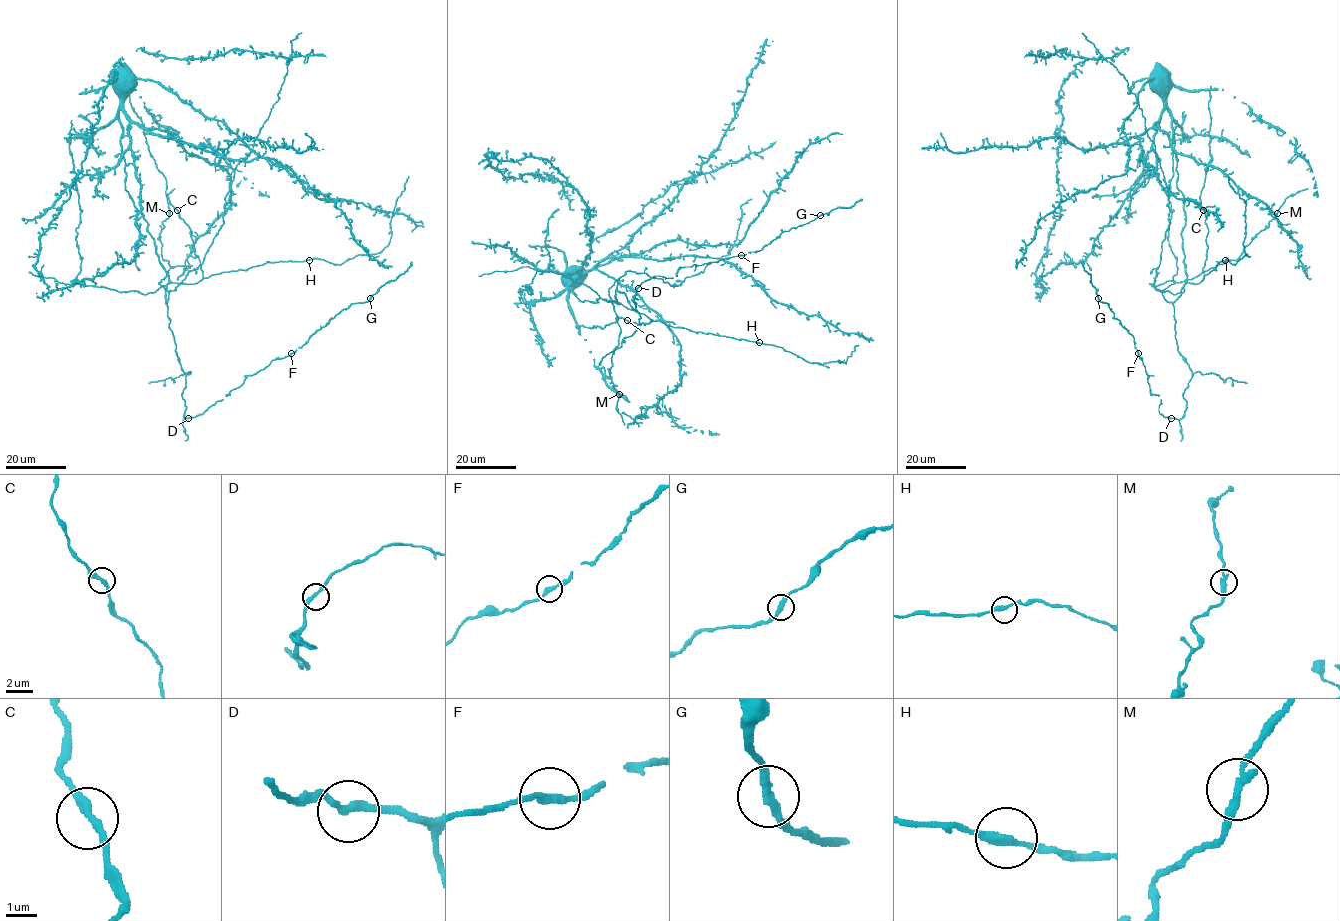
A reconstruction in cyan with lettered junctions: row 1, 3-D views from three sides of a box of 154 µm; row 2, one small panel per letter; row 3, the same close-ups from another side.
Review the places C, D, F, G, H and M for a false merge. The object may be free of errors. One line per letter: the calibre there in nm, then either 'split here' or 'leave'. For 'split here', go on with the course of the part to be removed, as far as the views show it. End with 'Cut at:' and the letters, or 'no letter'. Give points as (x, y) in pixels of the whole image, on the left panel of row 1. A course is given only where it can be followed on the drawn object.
C: calibre 280 nm; leave
D: calibre 240 nm; leave
F: calibre 280 nm; leave
G: calibre 280 nm; leave
H: calibre 280 nm; leave
M: calibre 280 nm; leave
Cut at: no letter

